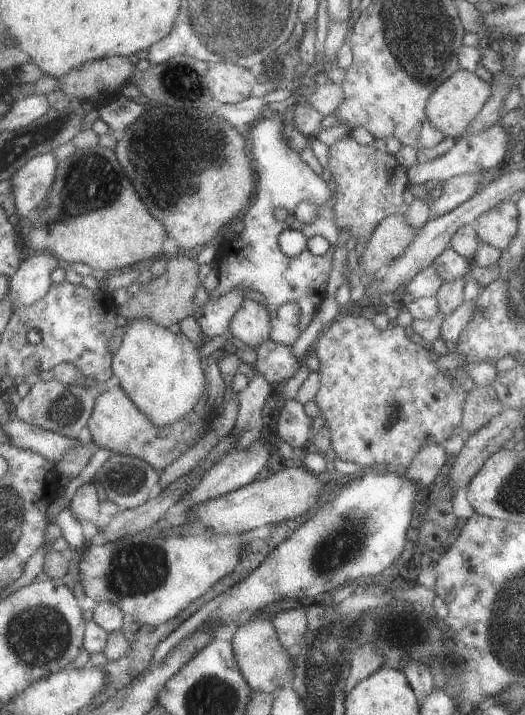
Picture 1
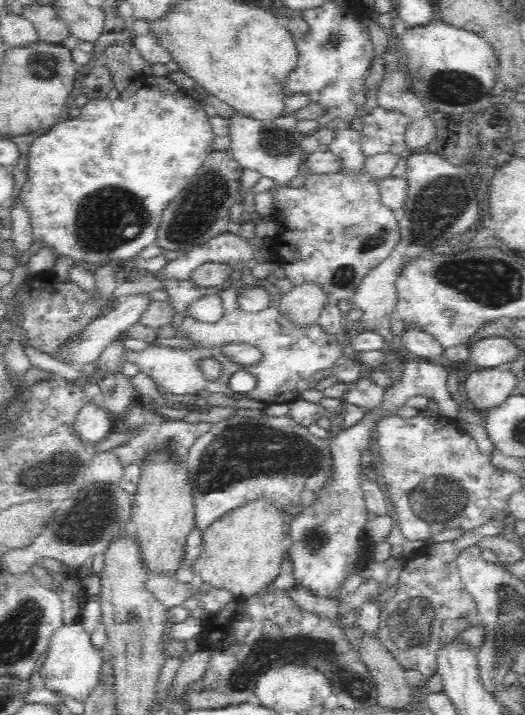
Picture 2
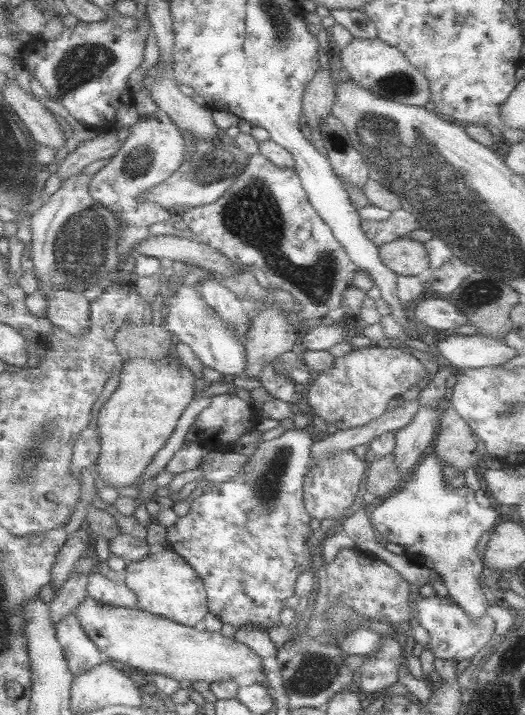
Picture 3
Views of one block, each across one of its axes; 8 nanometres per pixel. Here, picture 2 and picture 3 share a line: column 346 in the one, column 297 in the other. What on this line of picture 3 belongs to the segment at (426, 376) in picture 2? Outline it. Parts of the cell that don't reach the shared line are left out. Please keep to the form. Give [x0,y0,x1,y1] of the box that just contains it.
[169,428,319,630]

